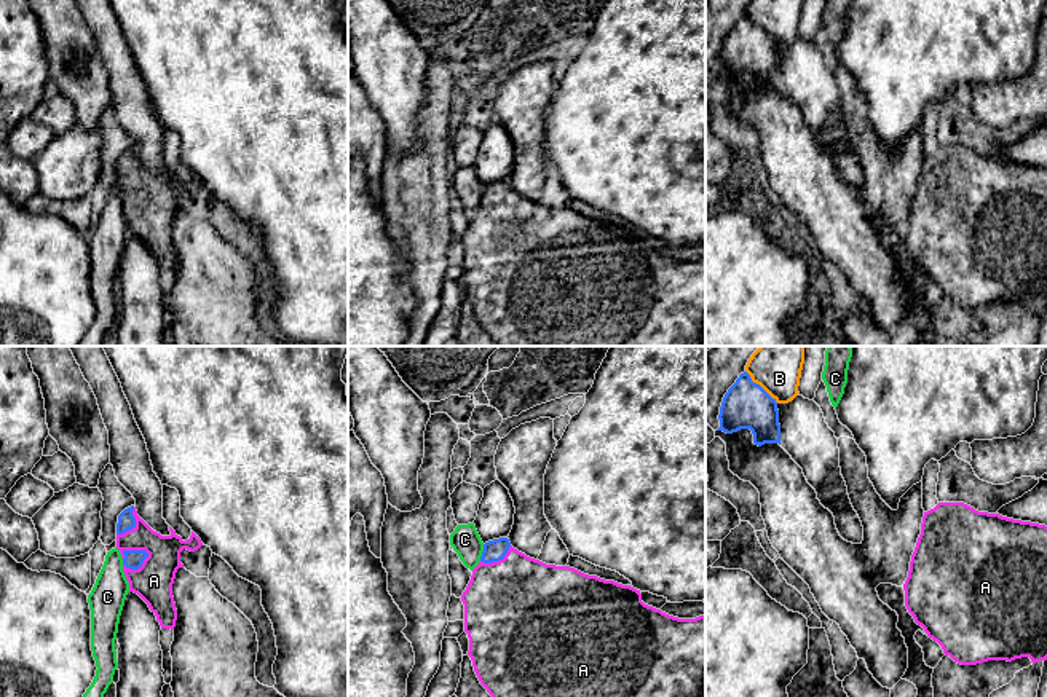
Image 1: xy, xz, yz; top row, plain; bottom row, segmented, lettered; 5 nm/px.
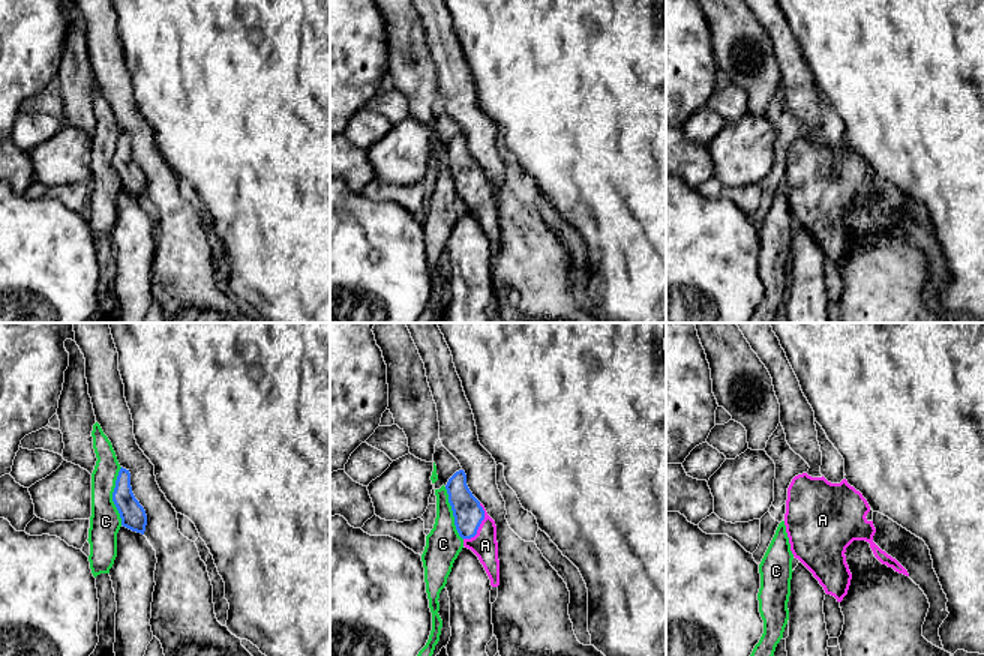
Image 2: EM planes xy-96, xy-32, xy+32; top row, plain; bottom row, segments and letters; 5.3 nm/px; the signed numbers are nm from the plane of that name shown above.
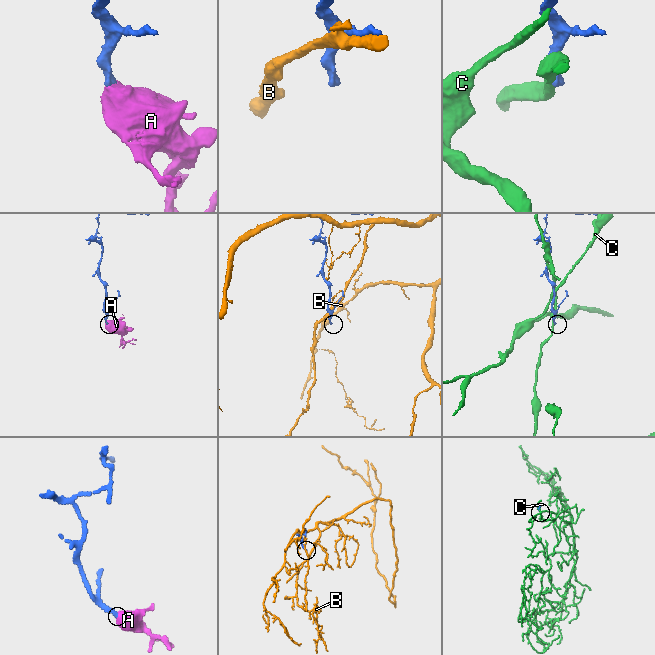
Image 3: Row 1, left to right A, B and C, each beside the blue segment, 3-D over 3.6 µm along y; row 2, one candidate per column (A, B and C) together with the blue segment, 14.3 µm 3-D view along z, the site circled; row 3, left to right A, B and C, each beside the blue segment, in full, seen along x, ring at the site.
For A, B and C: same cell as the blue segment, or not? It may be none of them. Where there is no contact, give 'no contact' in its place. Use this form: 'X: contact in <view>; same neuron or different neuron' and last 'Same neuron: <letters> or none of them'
A: contact in xy; same neuron
B: contact in yz; different neuron
C: contact in xz; different neuron
Same neuron: A

